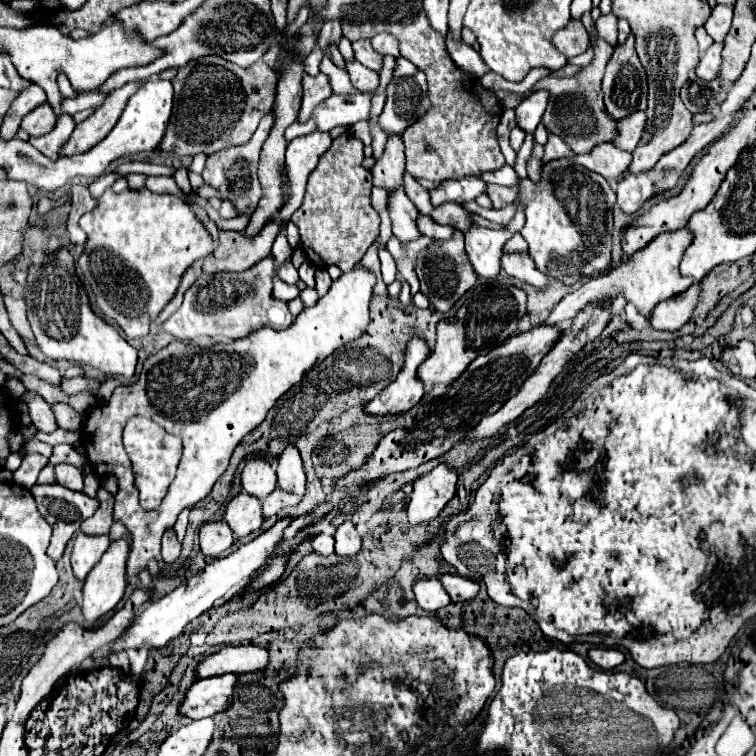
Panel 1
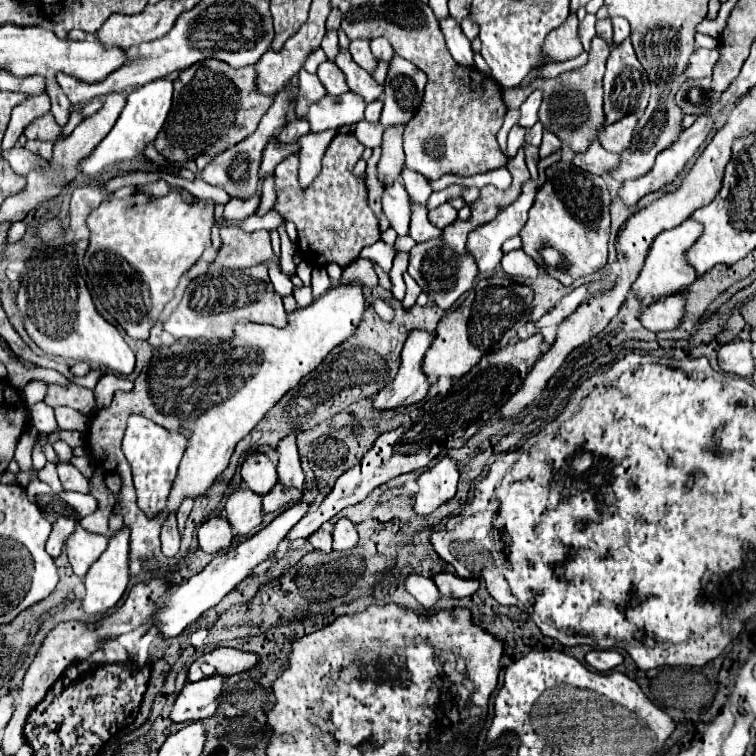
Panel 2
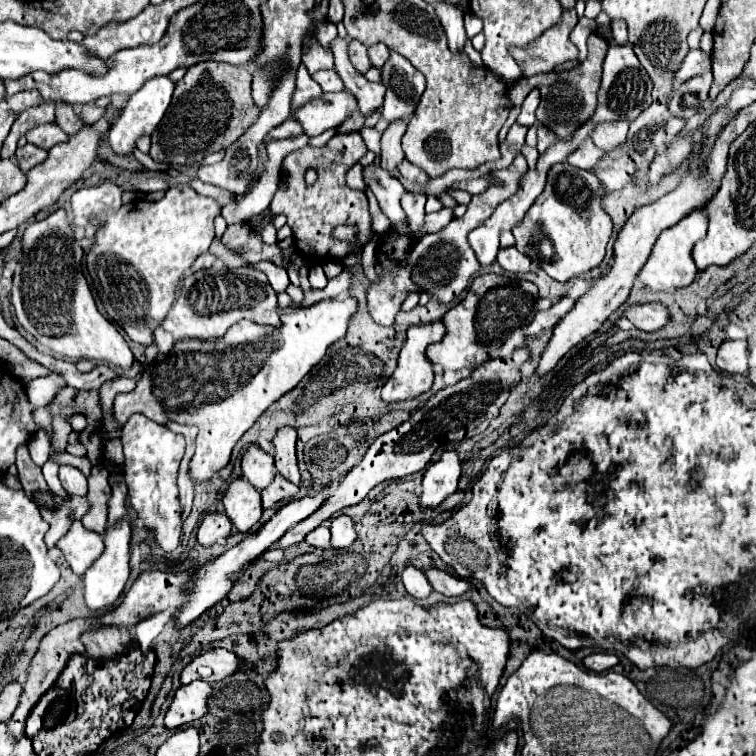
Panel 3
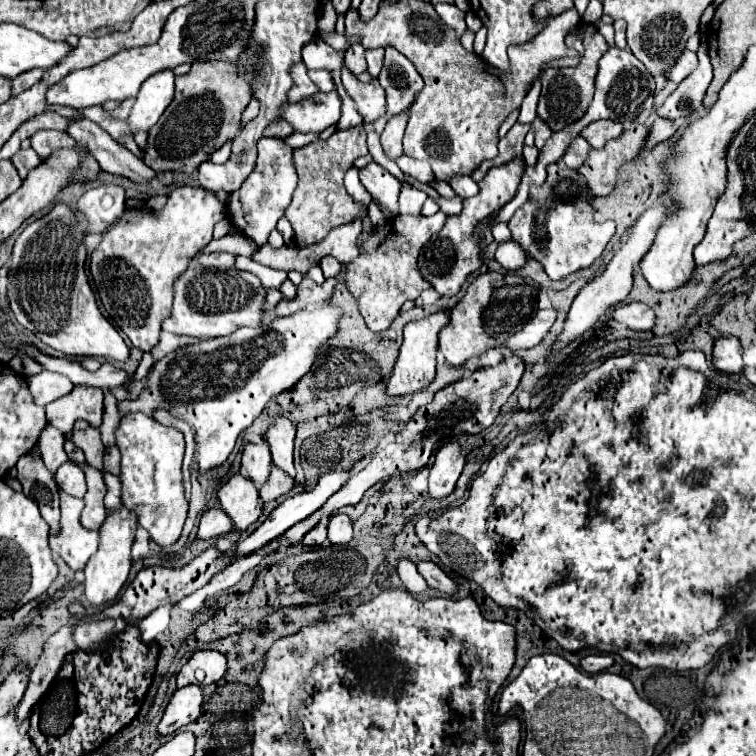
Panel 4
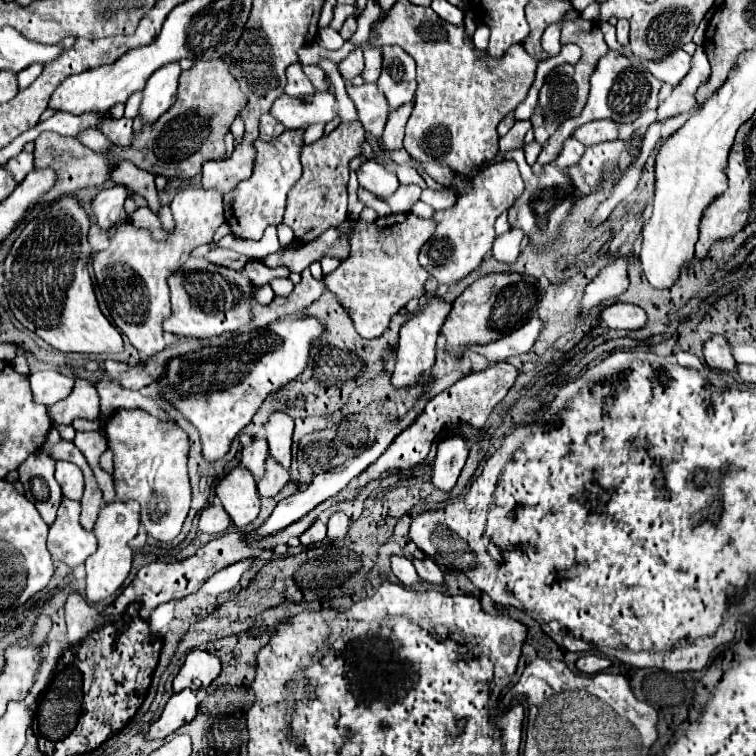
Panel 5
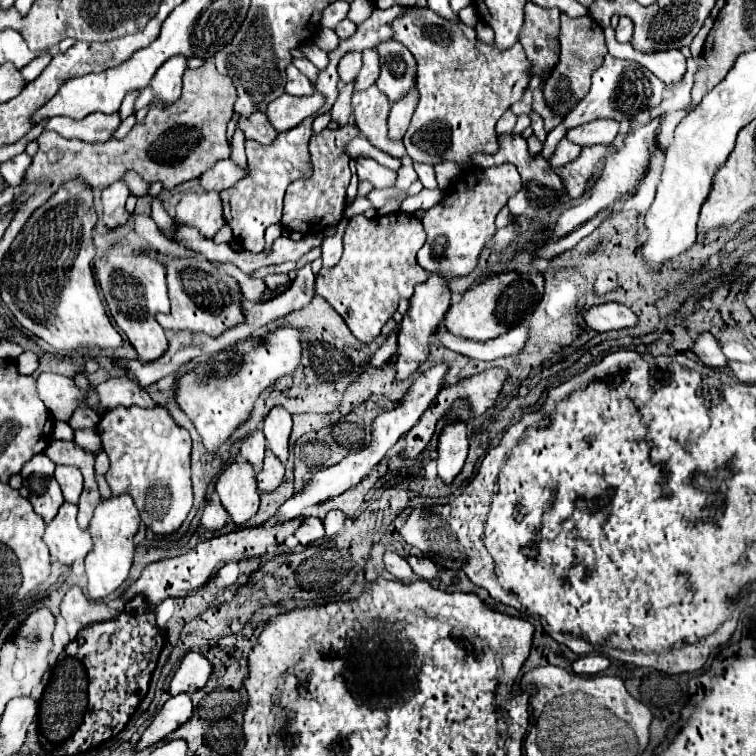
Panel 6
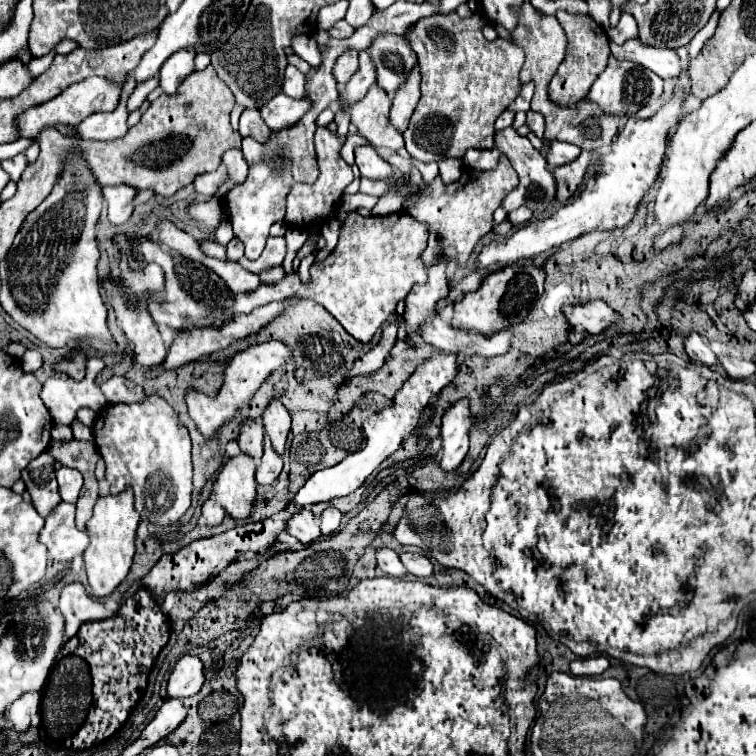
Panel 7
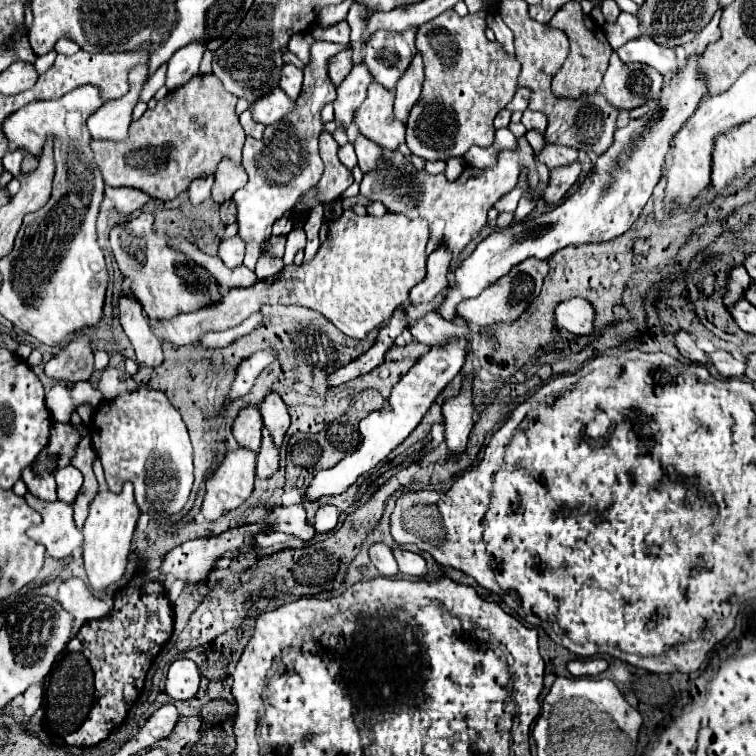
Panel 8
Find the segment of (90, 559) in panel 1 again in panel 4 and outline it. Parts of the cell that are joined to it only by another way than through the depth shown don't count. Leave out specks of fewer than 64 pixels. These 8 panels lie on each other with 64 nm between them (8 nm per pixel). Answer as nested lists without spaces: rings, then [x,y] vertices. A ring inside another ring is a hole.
[[[48,424],[48,426],[44,428],[44,432],[42,432],[42,436],[40,436],[38,450],[40,450],[42,460],[46,462],[48,470],[52,470],[52,472],[54,472],[62,462],[68,460],[62,444],[64,444],[64,434],[62,434],[58,428],[54,428],[52,424]],[[60,492],[60,532],[50,536],[50,548],[56,550],[72,570],[82,570],[90,560],[90,556],[98,550],[98,532],[82,528],[80,512],[82,512],[82,500],[72,498],[66,492]]]

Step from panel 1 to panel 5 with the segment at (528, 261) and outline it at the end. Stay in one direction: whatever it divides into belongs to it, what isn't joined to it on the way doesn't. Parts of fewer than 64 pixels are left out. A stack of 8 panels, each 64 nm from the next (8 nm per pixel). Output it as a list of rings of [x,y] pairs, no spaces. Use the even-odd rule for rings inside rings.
[[[510,232],[508,234],[502,234],[502,236],[496,236],[494,238],[494,244],[492,244],[492,256],[504,264],[510,264],[518,258],[518,252],[520,252],[520,240],[518,236],[512,236]]]

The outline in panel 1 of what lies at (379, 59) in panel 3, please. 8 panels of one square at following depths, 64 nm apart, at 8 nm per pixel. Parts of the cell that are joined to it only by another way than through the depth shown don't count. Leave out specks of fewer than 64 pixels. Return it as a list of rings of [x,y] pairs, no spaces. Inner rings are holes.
[[[376,34],[374,38],[372,38],[372,48],[374,48],[374,52],[378,52],[378,54],[382,54],[382,56],[400,56],[398,54],[398,40],[394,38],[394,36],[390,36],[390,34]]]

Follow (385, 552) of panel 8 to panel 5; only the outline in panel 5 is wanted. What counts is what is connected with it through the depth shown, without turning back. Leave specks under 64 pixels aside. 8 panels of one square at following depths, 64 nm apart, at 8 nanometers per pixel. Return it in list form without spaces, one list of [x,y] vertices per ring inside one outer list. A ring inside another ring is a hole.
[[[390,556],[390,568],[394,576],[408,588],[416,588],[420,584],[420,578],[412,566],[412,562],[404,556]]]

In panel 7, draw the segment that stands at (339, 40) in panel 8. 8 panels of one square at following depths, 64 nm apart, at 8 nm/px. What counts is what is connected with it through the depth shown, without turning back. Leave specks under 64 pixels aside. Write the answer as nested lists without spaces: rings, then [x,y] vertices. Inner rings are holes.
[[[346,20],[336,22],[336,24],[328,30],[330,38],[350,38],[350,36],[352,36],[352,32],[354,32],[354,28],[352,28]]]

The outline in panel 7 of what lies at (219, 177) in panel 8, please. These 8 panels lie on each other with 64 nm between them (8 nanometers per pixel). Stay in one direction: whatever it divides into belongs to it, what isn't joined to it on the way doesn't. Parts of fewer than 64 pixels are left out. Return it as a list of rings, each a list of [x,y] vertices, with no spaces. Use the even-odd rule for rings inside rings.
[[[238,148],[224,152],[222,164],[228,168],[228,180],[220,186],[218,194],[214,194],[218,200],[222,200],[226,196],[226,192],[230,192],[230,188],[234,188],[234,184],[242,184],[242,180],[246,180],[246,162]]]

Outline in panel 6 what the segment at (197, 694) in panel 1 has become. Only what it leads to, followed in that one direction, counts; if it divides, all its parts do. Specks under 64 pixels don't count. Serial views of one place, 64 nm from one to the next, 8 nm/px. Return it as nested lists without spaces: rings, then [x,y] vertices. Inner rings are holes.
[[[178,694],[174,698],[168,698],[162,710],[156,714],[152,724],[142,732],[142,738],[134,746],[134,750],[144,750],[148,746],[154,746],[156,742],[164,740],[170,732],[174,732],[178,726],[188,722],[192,716],[192,702],[188,694]]]

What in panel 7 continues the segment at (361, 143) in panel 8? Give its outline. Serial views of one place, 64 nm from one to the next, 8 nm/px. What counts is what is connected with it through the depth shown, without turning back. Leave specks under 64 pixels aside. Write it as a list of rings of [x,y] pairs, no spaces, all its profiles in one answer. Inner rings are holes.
[[[372,144],[356,148],[356,166],[360,168],[360,174],[364,178],[372,180],[382,180],[392,174],[392,166],[380,158]]]

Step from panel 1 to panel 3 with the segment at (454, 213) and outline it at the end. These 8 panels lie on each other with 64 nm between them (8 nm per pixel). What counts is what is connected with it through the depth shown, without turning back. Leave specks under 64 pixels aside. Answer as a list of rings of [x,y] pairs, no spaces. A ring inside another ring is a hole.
[[[442,208],[440,212],[426,214],[426,220],[424,220],[424,226],[420,228],[420,232],[422,232],[422,234],[438,232],[438,230],[442,230],[450,220],[452,220],[452,210],[450,210],[450,208]]]

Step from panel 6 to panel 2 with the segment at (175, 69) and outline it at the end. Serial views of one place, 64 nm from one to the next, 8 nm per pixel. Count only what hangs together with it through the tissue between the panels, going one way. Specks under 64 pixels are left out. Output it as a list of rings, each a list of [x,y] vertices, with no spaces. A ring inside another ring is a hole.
[[[162,78],[162,80],[152,80],[150,84],[144,84],[136,90],[132,90],[126,98],[126,106],[118,118],[118,122],[114,124],[114,128],[110,130],[110,134],[98,144],[98,148],[90,154],[90,158],[86,158],[82,162],[82,172],[96,176],[104,166],[114,164],[114,162],[122,162],[122,160],[130,160],[134,156],[138,156],[144,146],[148,142],[152,142],[156,138],[156,134],[160,132],[168,110],[172,106],[172,82]]]

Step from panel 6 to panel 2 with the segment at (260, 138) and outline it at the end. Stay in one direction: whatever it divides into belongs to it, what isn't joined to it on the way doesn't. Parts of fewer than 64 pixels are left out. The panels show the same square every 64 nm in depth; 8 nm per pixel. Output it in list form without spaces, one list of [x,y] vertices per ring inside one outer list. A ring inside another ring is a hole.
[[[294,118],[294,120],[288,120],[288,124],[276,134],[276,138],[278,138],[280,142],[292,144],[292,142],[296,142],[300,136],[304,136],[304,134],[308,134],[308,132],[310,132],[308,122],[306,122],[306,120],[300,120],[300,118]]]

